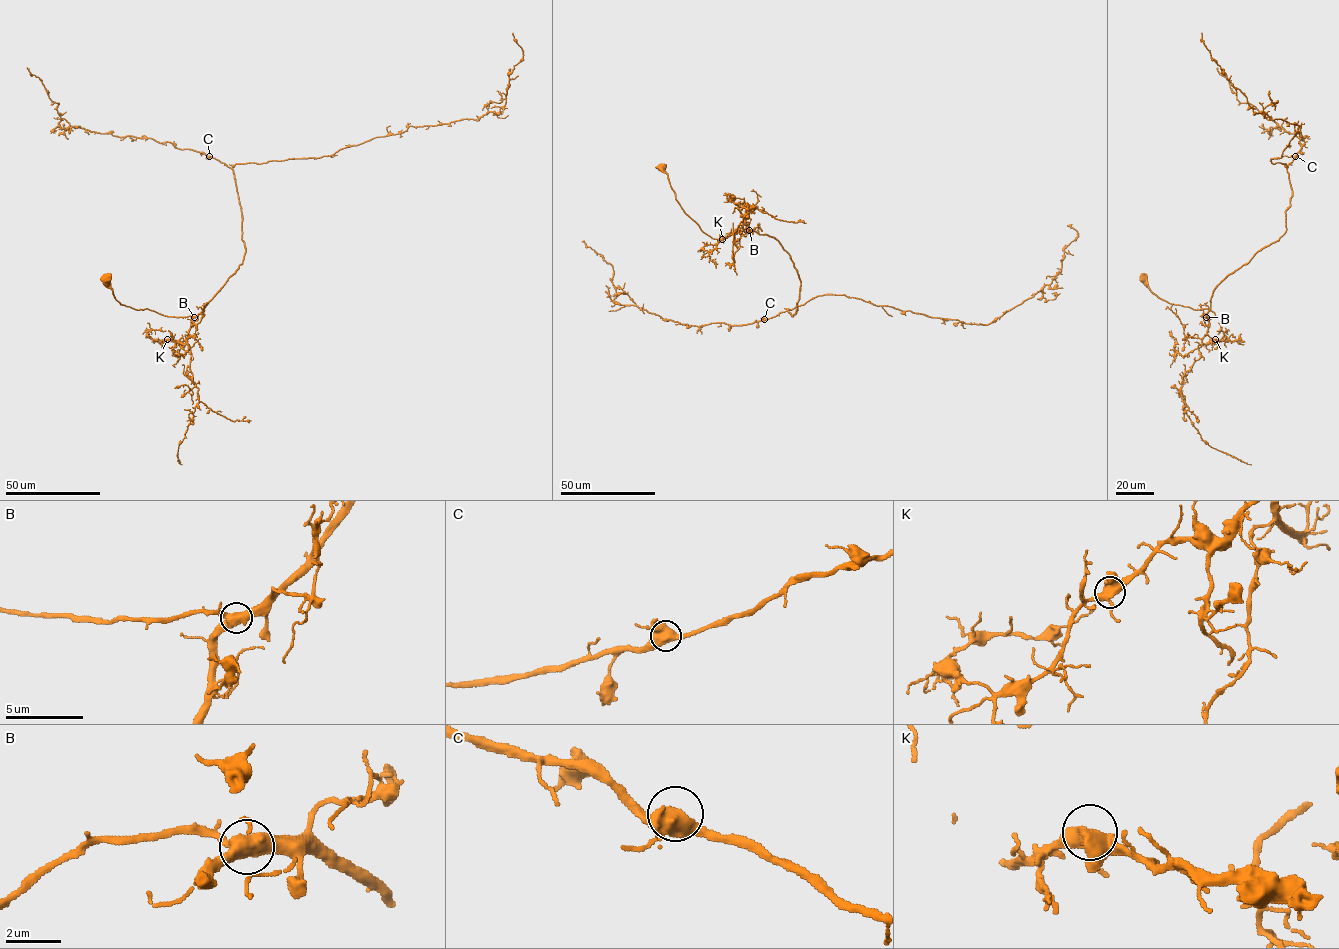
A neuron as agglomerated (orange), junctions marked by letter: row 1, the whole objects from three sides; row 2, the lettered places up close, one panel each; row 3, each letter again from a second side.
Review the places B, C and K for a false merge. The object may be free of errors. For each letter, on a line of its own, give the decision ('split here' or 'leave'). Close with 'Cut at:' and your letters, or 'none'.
B: leave
C: leave
K: leave
Cut at: none

